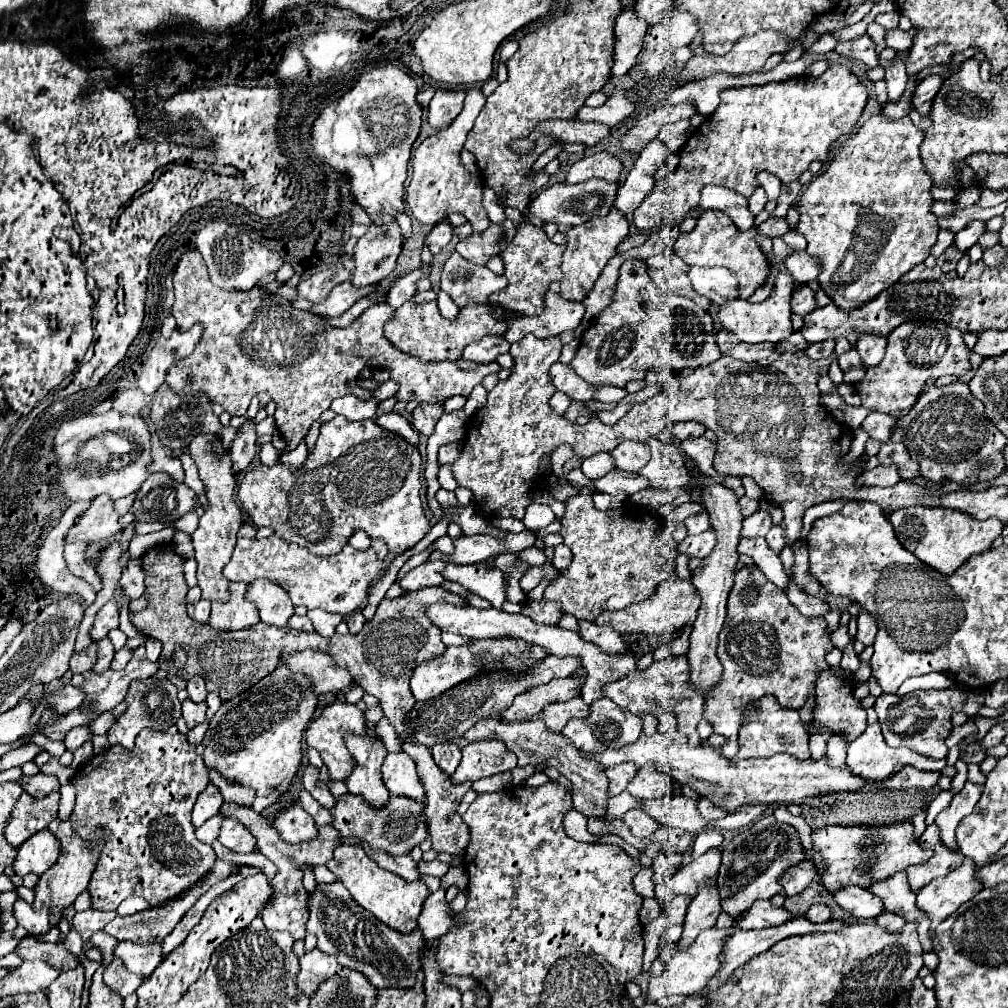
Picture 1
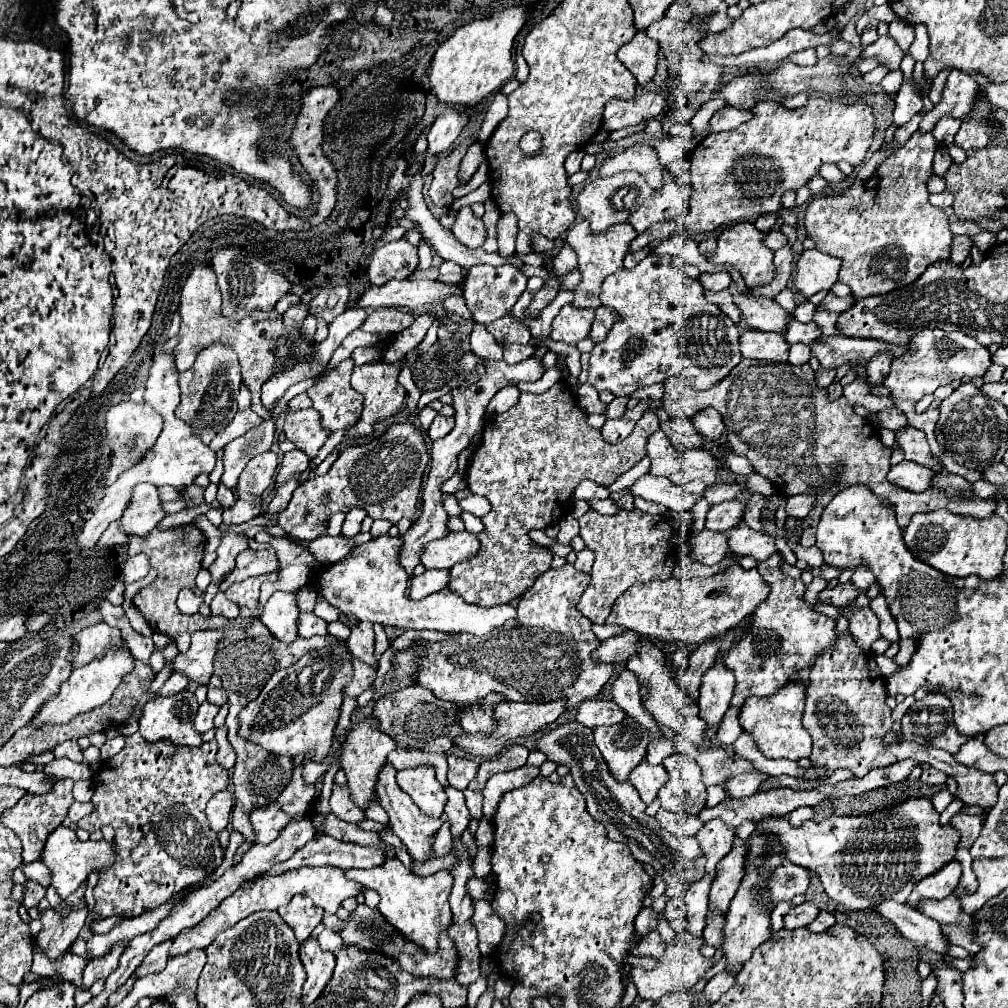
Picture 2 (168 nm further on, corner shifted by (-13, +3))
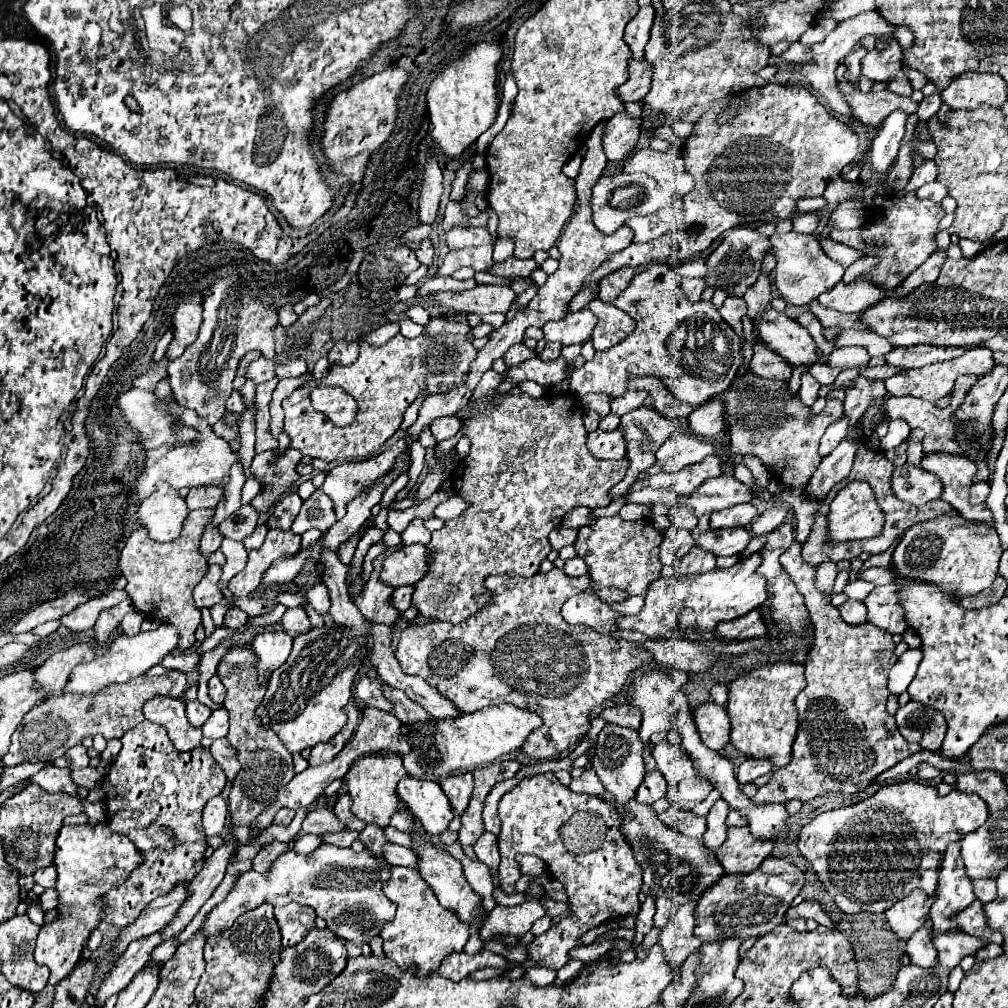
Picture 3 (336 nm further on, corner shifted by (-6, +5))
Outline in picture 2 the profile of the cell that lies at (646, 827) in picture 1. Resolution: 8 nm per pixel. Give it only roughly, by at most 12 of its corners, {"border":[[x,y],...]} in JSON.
{"border":[[660,809],[656,819],[666,831],[694,837],[704,827],[698,815]]}

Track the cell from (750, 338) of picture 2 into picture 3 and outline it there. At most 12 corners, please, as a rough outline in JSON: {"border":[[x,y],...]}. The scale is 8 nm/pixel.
{"border":[[763,341],[753,345],[751,371],[767,379],[789,379],[785,365]]}

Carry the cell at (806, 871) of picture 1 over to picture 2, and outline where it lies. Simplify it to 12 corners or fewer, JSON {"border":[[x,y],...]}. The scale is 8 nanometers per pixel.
{"border":[[790,861],[766,881],[772,907],[806,893],[810,873]]}

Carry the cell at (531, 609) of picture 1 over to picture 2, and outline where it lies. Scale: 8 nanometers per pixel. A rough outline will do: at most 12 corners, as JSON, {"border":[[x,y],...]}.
{"border":[[566,563],[482,637],[424,641],[418,685],[458,705],[596,699],[600,663]]}

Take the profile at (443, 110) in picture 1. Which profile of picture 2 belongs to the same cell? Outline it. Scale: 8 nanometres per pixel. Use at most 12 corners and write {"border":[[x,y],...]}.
{"border":[[448,107],[428,131],[428,153],[446,155],[468,123]]}

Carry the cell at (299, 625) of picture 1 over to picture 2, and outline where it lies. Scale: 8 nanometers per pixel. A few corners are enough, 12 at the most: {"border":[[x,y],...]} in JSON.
{"border":[[300,613],[298,635],[324,636],[328,623],[314,613]]}

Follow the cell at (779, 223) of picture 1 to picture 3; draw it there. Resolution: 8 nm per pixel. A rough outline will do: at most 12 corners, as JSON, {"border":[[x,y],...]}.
{"border":[[733,227],[707,257],[705,283],[743,297],[769,237]]}

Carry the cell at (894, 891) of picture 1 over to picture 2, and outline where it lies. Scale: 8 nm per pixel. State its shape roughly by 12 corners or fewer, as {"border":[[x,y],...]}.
{"border":[[956,895],[944,903],[920,903],[920,911],[942,923],[954,945],[976,955],[974,917]]}

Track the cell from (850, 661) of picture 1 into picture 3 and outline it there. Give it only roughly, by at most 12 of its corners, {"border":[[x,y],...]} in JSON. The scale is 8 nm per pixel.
{"border":[[847,601],[839,607],[849,625],[867,623],[863,601]]}

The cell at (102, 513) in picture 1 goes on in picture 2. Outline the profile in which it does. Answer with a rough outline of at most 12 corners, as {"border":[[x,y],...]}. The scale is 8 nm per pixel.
{"border":[[158,487],[134,489],[122,515],[126,533],[142,537],[156,529],[166,511]]}

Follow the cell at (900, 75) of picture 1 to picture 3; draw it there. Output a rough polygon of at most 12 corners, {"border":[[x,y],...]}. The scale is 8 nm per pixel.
{"border":[[895,109],[871,143],[871,165],[883,173],[897,157],[907,115]]}

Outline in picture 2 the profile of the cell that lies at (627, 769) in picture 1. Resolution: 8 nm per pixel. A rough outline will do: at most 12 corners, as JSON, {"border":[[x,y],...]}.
{"border":[[640,763],[630,783],[646,805],[668,781],[662,765]]}

